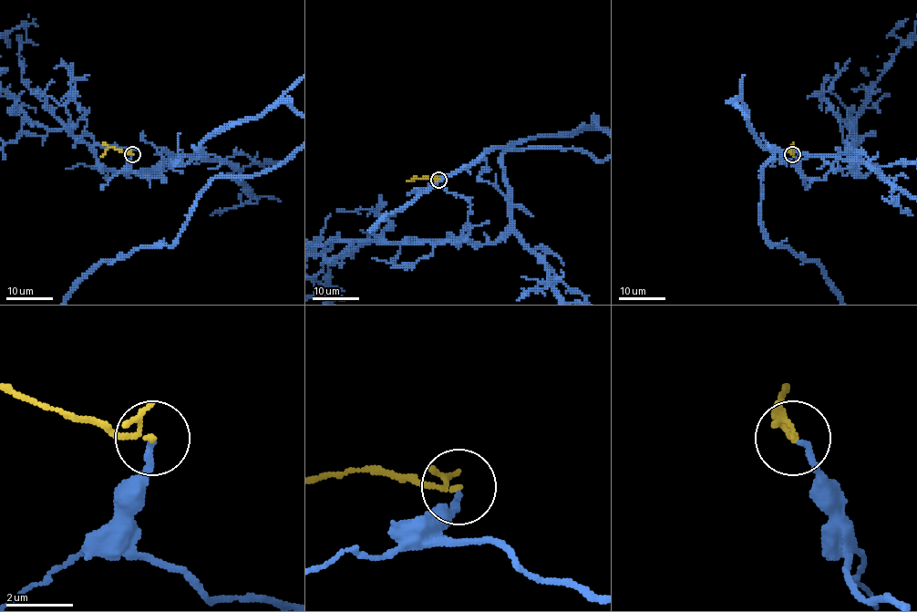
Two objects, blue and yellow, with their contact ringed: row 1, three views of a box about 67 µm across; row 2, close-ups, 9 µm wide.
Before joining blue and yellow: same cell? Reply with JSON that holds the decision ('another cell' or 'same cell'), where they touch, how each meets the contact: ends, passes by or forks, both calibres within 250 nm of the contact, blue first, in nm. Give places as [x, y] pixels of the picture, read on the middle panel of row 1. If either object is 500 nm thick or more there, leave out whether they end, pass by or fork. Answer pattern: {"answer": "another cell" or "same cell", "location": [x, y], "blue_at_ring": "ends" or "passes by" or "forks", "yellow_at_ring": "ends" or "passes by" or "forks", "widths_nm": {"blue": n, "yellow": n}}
{"answer": "same cell", "location": [438, 180], "blue_at_ring": "ends", "yellow_at_ring": "forks", "widths_nm": {"blue": 180, "yellow": 100}}

